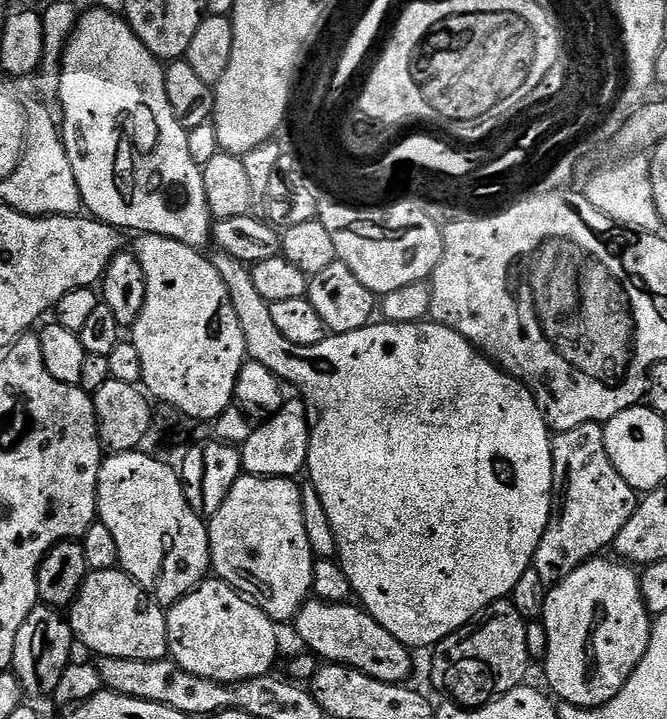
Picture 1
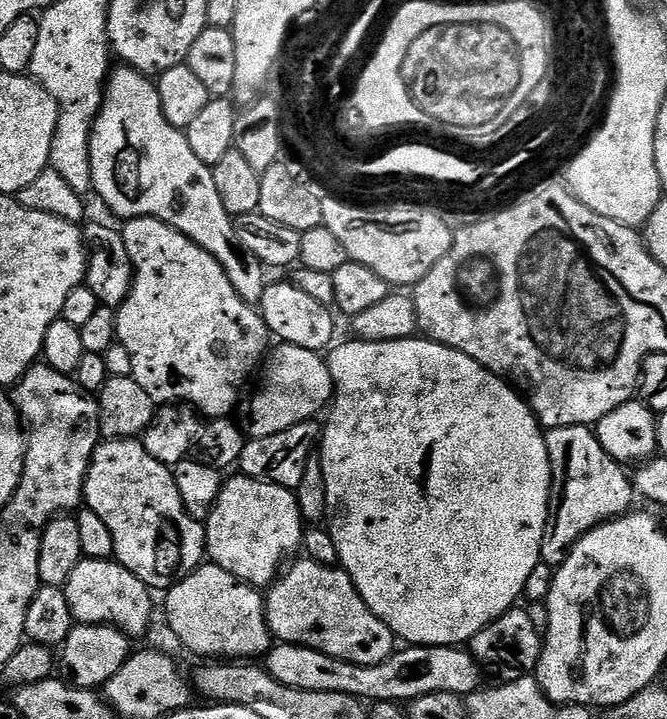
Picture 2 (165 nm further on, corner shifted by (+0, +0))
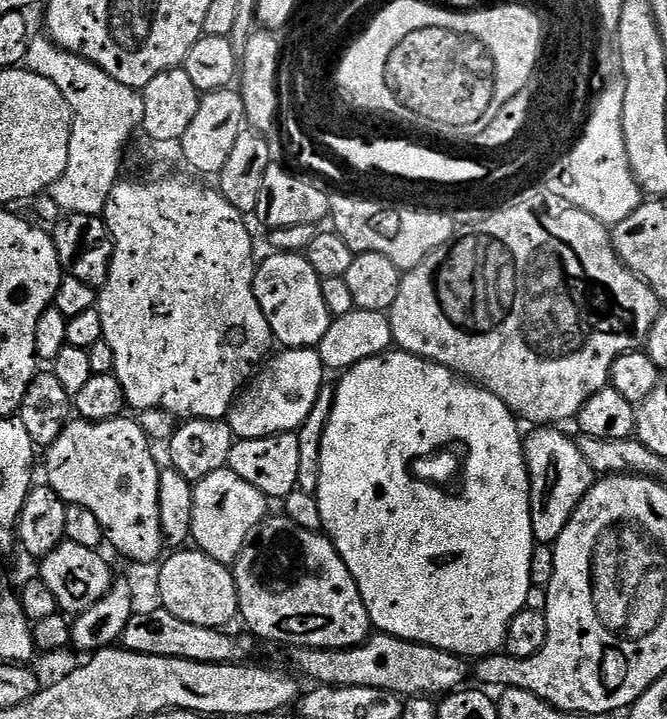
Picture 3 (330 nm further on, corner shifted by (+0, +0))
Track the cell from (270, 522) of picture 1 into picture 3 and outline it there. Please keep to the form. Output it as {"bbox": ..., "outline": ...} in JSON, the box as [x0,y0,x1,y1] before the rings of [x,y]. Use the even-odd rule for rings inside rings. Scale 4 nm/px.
{"bbox":[191,468,269,565],"outline":[[[229,468],[214,470],[214,474],[195,481],[192,493],[194,518],[191,543],[219,564],[235,565],[245,544],[252,539],[256,529],[269,515],[269,497],[250,486],[250,482],[242,482],[242,478],[238,478],[238,474],[234,474]]]}

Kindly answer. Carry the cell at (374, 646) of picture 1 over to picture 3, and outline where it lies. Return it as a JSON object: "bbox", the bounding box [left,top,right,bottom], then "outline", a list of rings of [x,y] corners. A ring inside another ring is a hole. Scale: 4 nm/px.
{"bbox":[234,514,373,650],"outline":[[[283,514],[269,515],[264,523],[256,529],[252,539],[245,544],[240,552],[240,557],[236,559],[234,575],[236,577],[236,589],[238,590],[238,602],[240,603],[239,619],[241,621],[244,619],[244,624],[248,627],[245,629],[261,641],[273,640],[276,644],[293,644],[293,649],[296,650],[302,648],[353,648],[364,643],[373,631],[372,619],[368,617],[368,611],[362,602],[362,594],[358,590],[346,562],[340,557],[331,540],[328,539],[327,535],[320,532],[302,530],[302,526],[298,526]]]}

